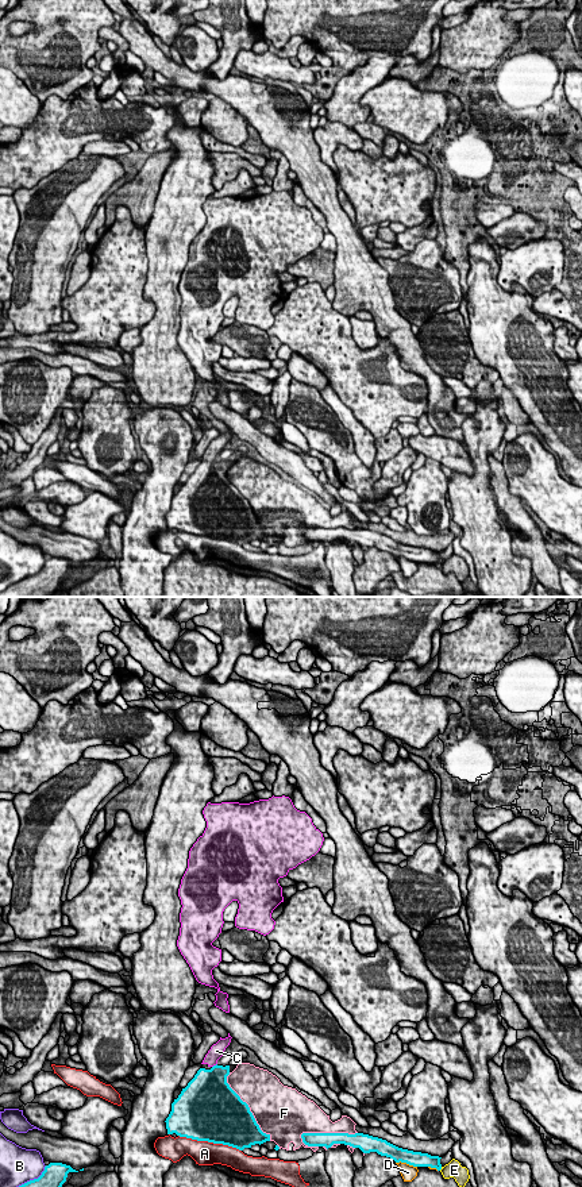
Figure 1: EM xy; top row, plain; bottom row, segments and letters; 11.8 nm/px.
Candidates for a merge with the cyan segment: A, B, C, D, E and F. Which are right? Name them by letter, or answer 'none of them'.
C

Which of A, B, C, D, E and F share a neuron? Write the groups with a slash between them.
A / B / C / D F / E

